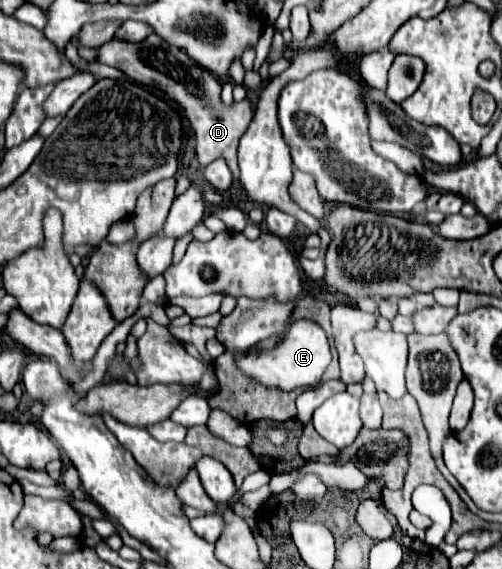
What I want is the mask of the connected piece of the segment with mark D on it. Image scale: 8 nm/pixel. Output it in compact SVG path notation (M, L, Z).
M157 34L147 36L143 42L125 42L125 40L113 38L97 48L83 46L79 38L75 36L73 46L77 48L79 56L87 62L101 62L101 64L113 66L139 84L161 88L173 102L177 102L177 106L189 118L193 132L195 132L195 152L197 152L197 160L201 162L201 166L207 166L217 158L225 158L233 176L237 178L239 138L245 134L253 118L253 108L249 100L241 100L241 102L235 102L233 106L225 106L221 102L221 84L217 82L217 78L201 70L197 64L193 64L193 60L187 54L169 46Z

